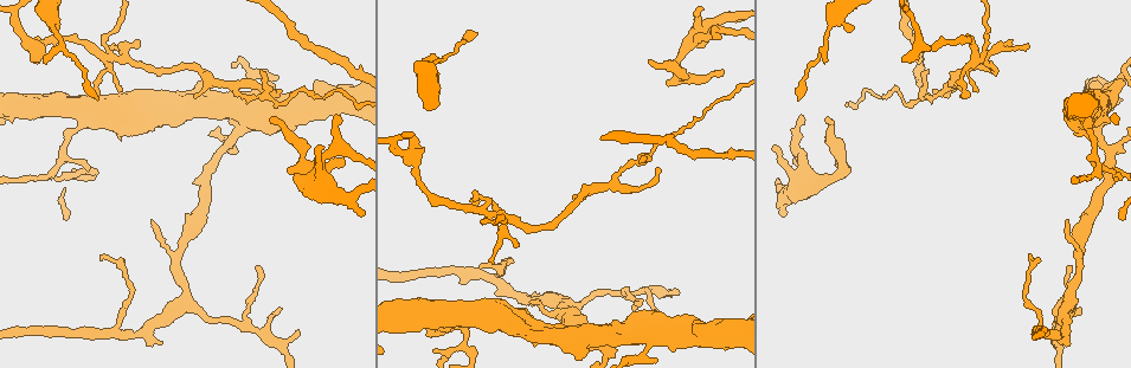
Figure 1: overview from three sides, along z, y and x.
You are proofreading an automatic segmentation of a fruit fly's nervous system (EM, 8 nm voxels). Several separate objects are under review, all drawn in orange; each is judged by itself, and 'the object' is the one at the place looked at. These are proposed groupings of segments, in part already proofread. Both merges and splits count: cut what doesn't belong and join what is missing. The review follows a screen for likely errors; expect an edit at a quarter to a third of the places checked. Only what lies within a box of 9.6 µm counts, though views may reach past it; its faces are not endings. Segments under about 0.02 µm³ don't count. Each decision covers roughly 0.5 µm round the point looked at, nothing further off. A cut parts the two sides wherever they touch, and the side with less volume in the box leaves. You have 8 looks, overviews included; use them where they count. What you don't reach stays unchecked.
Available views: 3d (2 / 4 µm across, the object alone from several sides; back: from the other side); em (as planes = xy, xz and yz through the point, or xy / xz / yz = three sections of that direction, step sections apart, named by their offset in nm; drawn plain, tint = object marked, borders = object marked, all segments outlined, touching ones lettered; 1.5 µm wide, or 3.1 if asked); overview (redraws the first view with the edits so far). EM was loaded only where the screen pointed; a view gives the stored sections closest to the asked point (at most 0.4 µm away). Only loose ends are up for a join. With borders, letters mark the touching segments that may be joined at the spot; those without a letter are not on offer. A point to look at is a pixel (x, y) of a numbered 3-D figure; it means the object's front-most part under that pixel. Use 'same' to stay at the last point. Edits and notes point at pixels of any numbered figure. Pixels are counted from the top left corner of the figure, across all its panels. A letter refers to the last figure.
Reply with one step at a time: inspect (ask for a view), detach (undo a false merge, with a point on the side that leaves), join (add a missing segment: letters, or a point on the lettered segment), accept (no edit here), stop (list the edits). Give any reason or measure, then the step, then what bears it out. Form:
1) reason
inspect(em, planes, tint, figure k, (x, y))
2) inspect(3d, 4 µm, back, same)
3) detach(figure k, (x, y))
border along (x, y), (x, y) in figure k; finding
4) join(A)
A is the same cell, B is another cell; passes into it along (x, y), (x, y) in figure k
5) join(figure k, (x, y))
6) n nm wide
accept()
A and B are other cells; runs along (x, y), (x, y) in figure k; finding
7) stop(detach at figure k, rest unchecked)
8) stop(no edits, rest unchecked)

free end
inspect(em, planes, borders, figure 1, (274, 119))

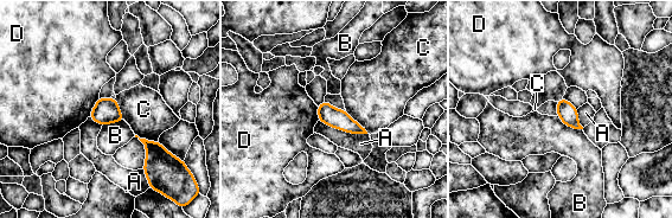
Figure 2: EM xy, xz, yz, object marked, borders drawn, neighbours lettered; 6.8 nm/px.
accept()
A, B, C and D are other cells; no lettered segment goes on from it

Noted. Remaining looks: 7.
thin end
inspect(em, xz, step 4, tint, figure 1, (773, 146))

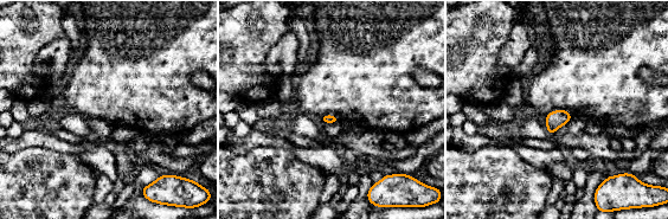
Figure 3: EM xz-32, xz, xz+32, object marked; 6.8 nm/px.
another direction
inspect(em, planes, borders, same)

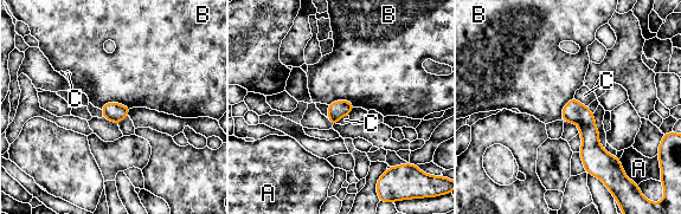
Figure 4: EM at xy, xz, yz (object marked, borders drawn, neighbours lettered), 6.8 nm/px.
120 nm wide; B touches over 200 nm
accept()
A, B and C are other cells; no lettered segment goes on from it

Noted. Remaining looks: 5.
branch stops here
inspect(3d, 4 µm, figure 1, (38, 63))

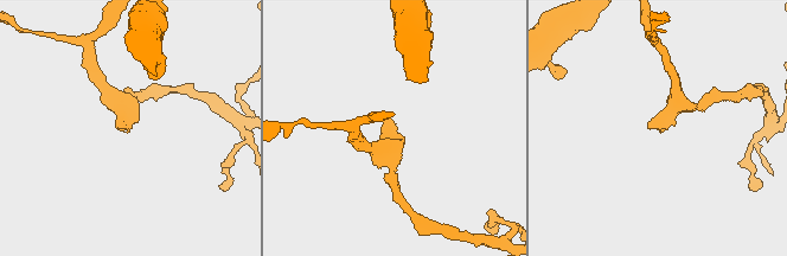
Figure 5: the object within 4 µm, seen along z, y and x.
inspect(em, planes, borders, figure 5, (650, 128))

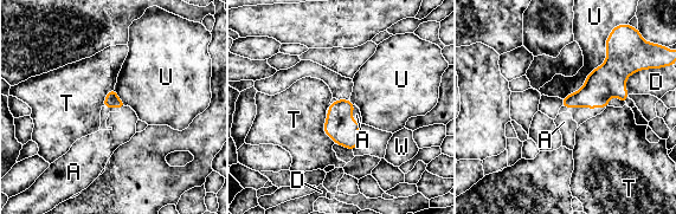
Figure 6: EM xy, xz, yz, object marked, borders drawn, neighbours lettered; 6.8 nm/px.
U touches over 550 nm
join(A)
A is the same cell, D, T, U and W are other cells; the cell continues

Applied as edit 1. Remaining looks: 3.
stop(join at figure 6, rest unchecked)

